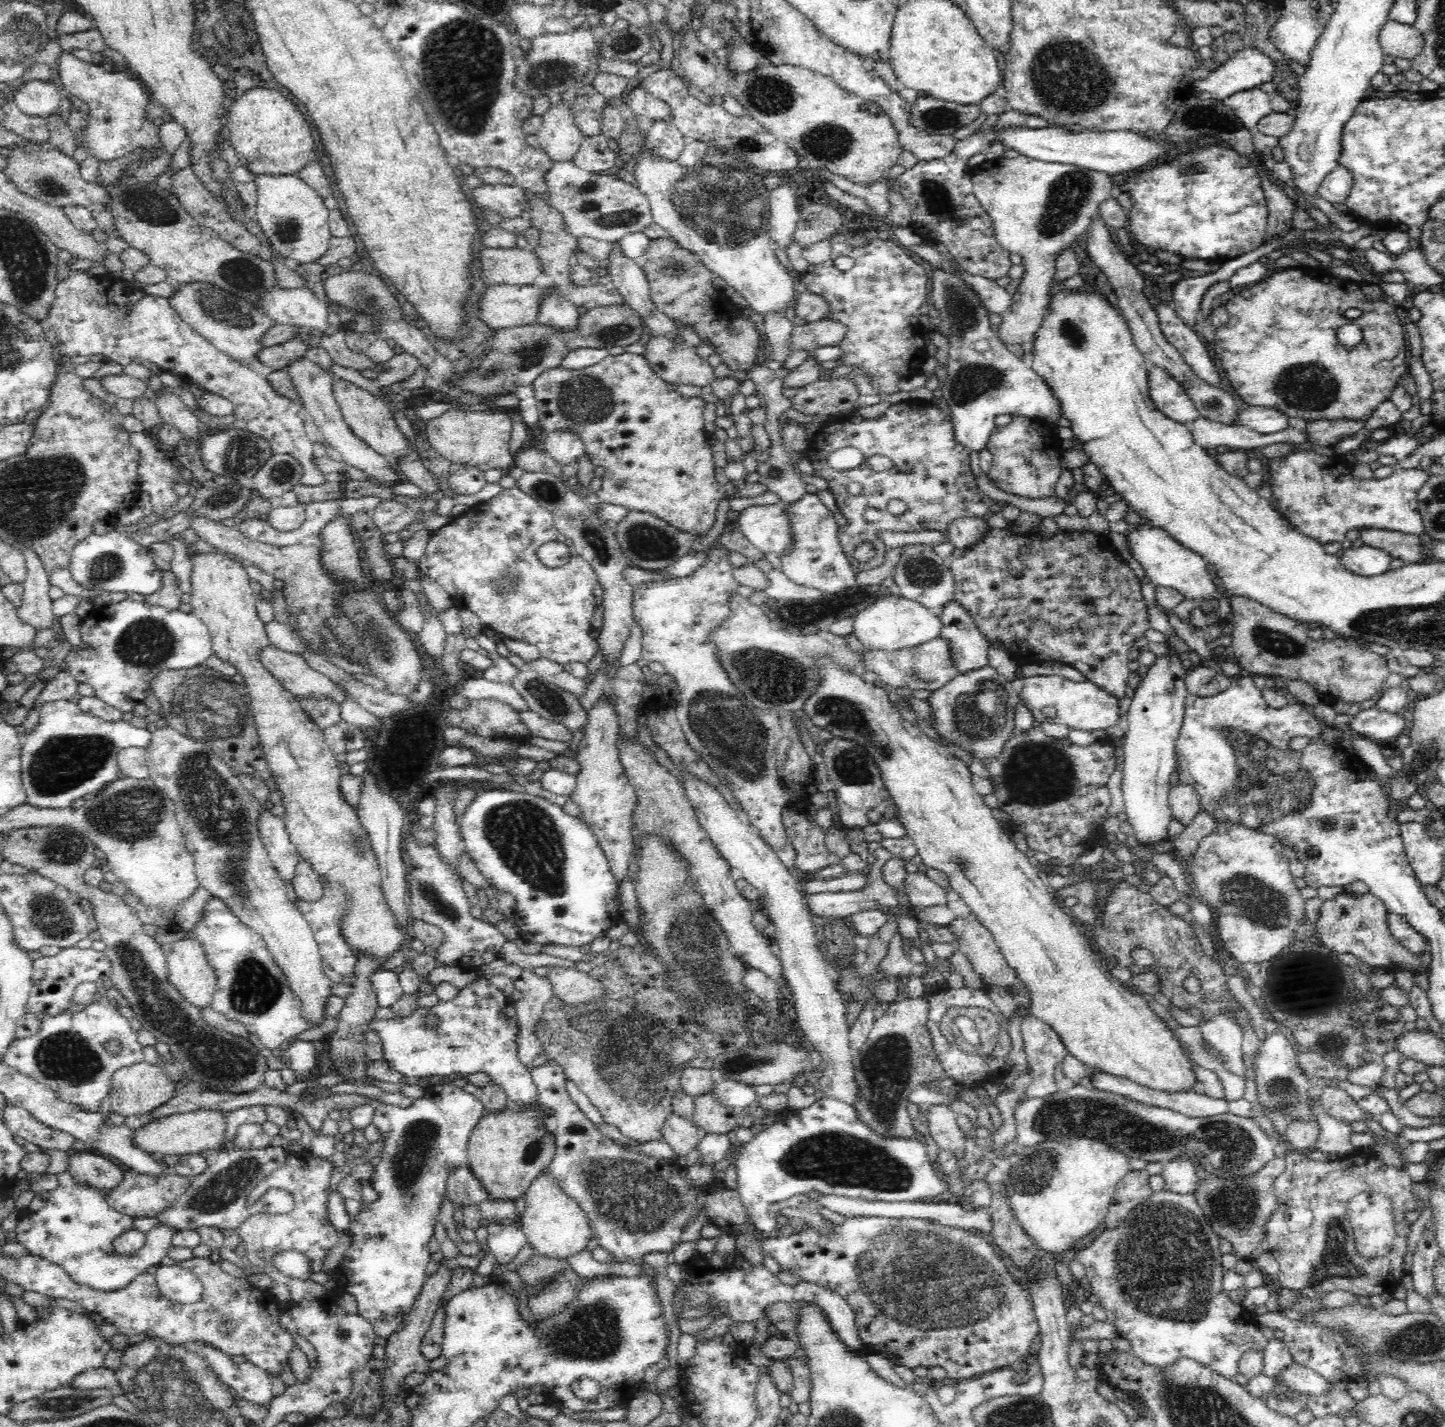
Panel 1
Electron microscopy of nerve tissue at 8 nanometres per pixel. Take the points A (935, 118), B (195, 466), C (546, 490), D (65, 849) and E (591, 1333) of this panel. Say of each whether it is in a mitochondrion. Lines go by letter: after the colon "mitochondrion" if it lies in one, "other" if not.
A: mitochondrion
B: other
C: mitochondrion
D: mitochondrion
E: mitochondrion

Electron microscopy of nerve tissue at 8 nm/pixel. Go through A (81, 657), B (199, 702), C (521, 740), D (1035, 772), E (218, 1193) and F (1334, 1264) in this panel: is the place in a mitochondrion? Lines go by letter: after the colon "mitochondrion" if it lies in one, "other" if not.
A: other
B: mitochondrion
C: other
D: mitochondrion
E: mitochondrion
F: mitochondrion

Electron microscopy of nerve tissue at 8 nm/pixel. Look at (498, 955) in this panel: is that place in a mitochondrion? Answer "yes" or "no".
no

